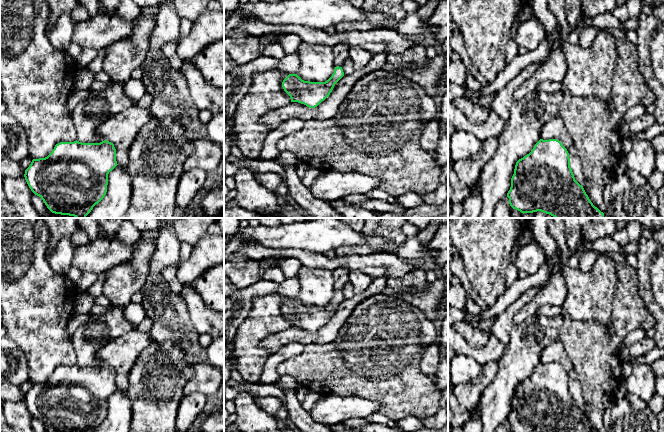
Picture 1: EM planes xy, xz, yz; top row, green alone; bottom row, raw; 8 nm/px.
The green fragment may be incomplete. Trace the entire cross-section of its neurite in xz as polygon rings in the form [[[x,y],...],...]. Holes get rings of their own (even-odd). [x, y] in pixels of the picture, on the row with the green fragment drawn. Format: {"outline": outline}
{"outline": [[[339,43],[332,46],[332,52],[335,69],[327,81],[304,81],[297,74],[289,74],[283,80],[282,87],[290,96],[291,102],[315,108],[330,95],[335,84],[344,76],[342,65],[349,59],[349,47],[344,43]]]}

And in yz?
{"outline": [[[540,139],[529,154],[516,162],[507,197],[510,206],[523,214],[541,211],[554,218],[604,218],[575,180],[569,153],[557,139]]]}

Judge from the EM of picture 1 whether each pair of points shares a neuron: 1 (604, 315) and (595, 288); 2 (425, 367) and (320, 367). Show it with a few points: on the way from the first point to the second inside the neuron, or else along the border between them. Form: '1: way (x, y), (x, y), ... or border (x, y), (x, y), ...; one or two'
1: way (599, 308), (595, 301), (595, 295); one
2: border (428, 345), (421, 358), (419, 369), (432, 379); two

